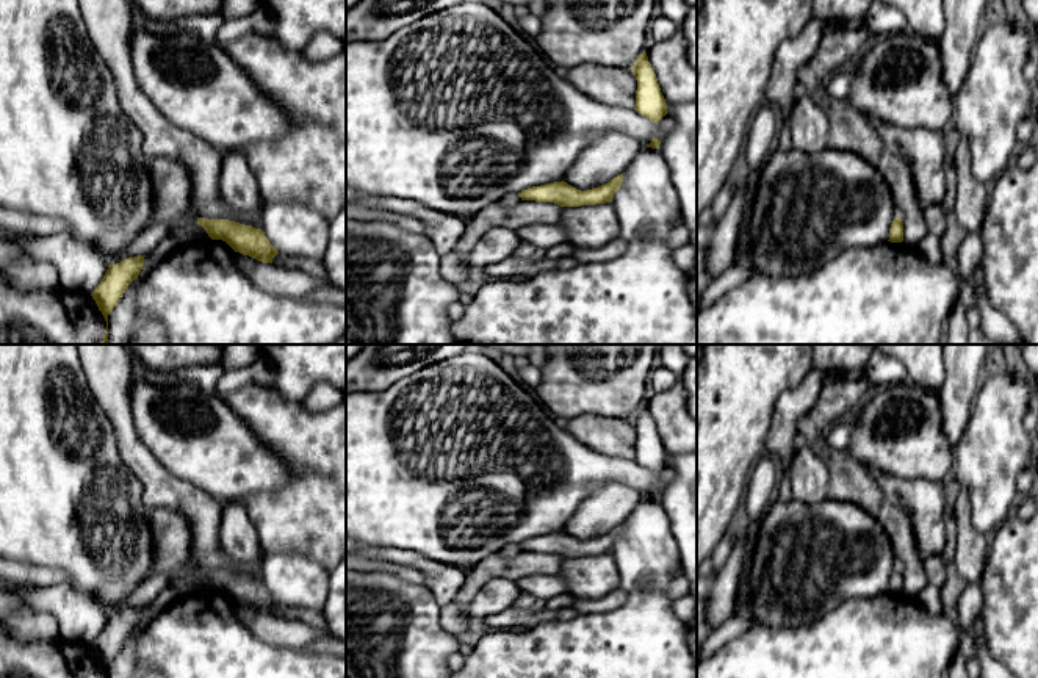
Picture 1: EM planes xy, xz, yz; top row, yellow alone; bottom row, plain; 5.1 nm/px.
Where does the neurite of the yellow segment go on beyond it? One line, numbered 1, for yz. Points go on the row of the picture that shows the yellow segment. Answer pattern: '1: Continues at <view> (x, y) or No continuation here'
1: No continuation here

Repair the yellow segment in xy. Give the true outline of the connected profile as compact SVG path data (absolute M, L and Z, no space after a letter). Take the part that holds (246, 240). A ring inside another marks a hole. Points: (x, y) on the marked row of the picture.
M197 218L197 224L207 230L211 240L222 240L235 252L249 255L258 261L272 263L272 258L279 254L261 229L229 219Z

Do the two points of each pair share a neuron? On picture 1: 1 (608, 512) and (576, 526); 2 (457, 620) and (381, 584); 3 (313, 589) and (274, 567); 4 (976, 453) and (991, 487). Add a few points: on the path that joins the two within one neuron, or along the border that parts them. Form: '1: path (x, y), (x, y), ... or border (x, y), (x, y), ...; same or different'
1: path (600, 512), (584, 525); same
2: border (440, 611), (440, 625), (456, 638); different
3: path (304, 583), (284, 575); same
4: path (983, 461), (990, 479); same

